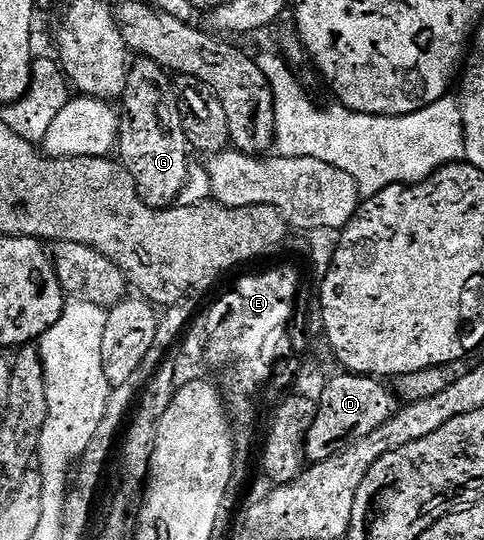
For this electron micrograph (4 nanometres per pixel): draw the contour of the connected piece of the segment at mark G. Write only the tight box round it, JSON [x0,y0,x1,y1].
[115,57,191,210]

